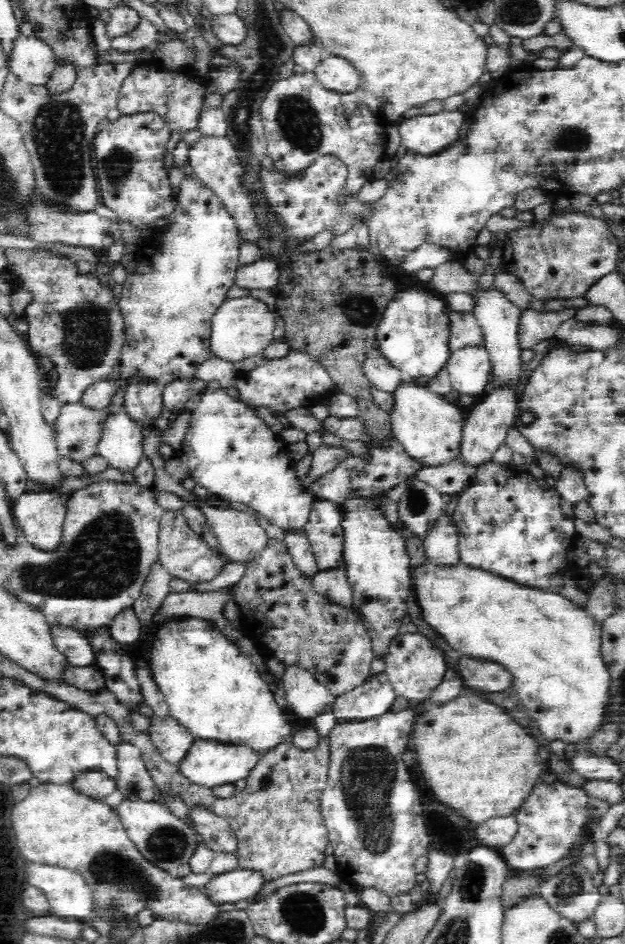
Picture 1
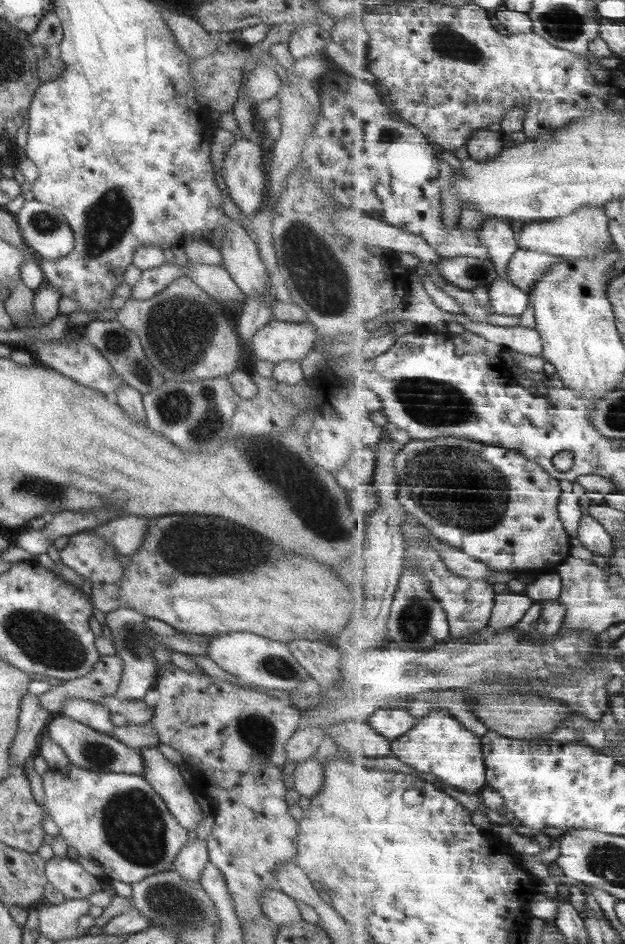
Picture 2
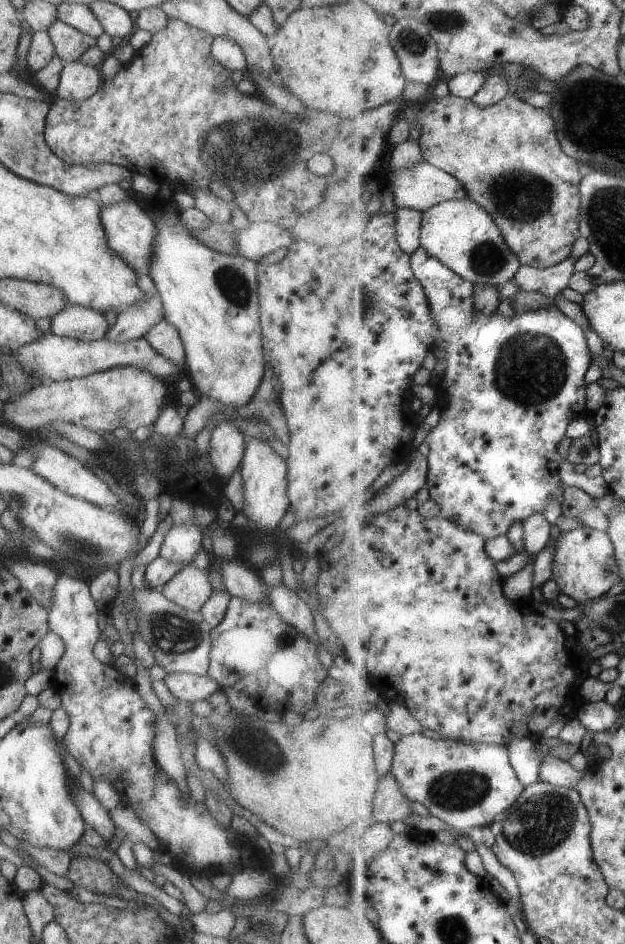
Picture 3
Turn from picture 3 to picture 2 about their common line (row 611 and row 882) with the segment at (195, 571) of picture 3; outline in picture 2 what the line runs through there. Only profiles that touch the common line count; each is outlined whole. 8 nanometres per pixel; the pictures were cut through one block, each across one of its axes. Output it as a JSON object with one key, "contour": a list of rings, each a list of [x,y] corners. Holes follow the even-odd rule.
{"contour":[[[195,838],[176,855],[173,870],[176,870],[184,880],[198,884],[202,870],[209,861],[209,850],[205,840]]]}

